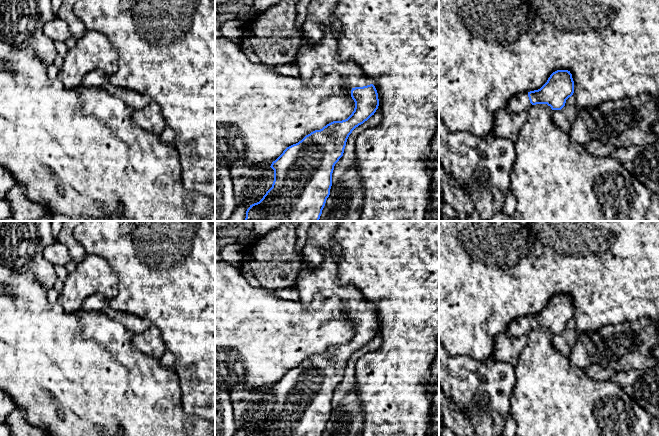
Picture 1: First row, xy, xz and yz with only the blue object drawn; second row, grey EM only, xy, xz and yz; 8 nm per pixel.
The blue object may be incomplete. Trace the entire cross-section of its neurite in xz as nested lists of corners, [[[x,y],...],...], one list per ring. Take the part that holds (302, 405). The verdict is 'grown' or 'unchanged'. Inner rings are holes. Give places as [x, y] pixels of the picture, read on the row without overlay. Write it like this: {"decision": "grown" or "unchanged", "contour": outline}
{"decision": "grown", "contour": [[[299,221],[297,226],[296,253],[301,262],[297,281],[299,300],[309,304],[317,295],[342,296],[352,311],[351,321],[355,326],[352,338],[345,344],[333,345],[320,354],[306,359],[301,365],[287,371],[271,388],[274,394],[272,411],[263,422],[247,433],[246,436],[322,436],[332,410],[332,397],[335,388],[343,380],[347,363],[352,355],[367,345],[378,333],[378,317],[372,303],[352,285],[342,284],[339,278],[338,265],[327,255],[318,267],[309,268],[303,264],[303,248],[307,241],[311,221]]]}

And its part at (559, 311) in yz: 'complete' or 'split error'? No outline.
split error

